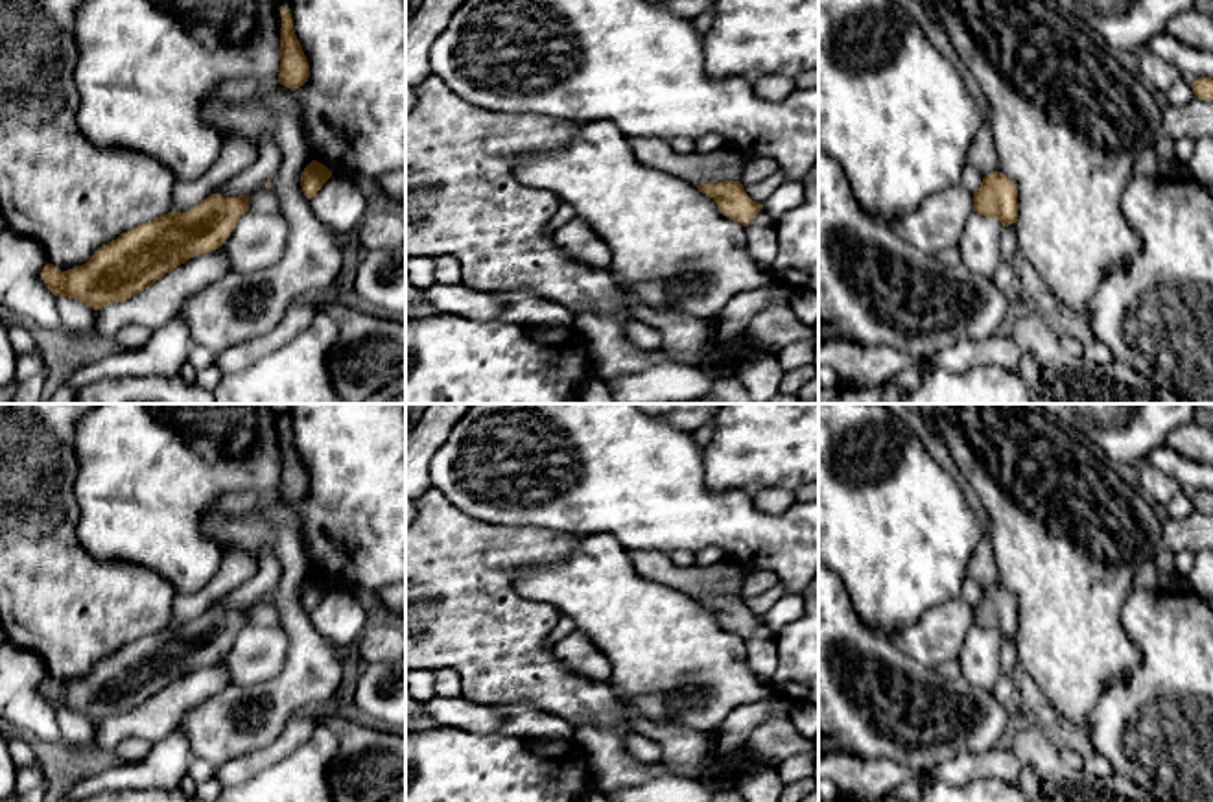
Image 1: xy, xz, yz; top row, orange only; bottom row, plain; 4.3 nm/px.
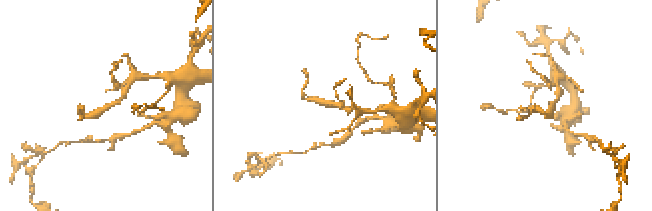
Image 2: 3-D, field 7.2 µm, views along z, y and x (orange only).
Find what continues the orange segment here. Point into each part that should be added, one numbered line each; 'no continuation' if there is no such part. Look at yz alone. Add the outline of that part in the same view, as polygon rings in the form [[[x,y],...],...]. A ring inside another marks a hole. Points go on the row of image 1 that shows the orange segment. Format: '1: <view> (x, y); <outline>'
no continuation

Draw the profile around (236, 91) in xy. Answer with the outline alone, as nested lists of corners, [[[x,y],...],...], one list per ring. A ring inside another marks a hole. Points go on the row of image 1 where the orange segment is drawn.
[[[253,77],[225,81],[219,87],[218,98],[221,101],[241,103],[253,98],[260,90],[260,85]]]

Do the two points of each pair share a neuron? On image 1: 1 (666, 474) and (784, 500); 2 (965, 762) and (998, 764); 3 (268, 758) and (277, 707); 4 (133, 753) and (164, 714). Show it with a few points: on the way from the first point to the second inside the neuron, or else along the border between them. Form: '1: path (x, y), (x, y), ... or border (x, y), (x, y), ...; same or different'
1: border (751, 498), (767, 513), (782, 513), (795, 502); different
2: path (972, 764), (990, 764); same
3: border (303, 712), (266, 745), (231, 758); different
4: border (152, 743), (126, 736), (111, 751); different

